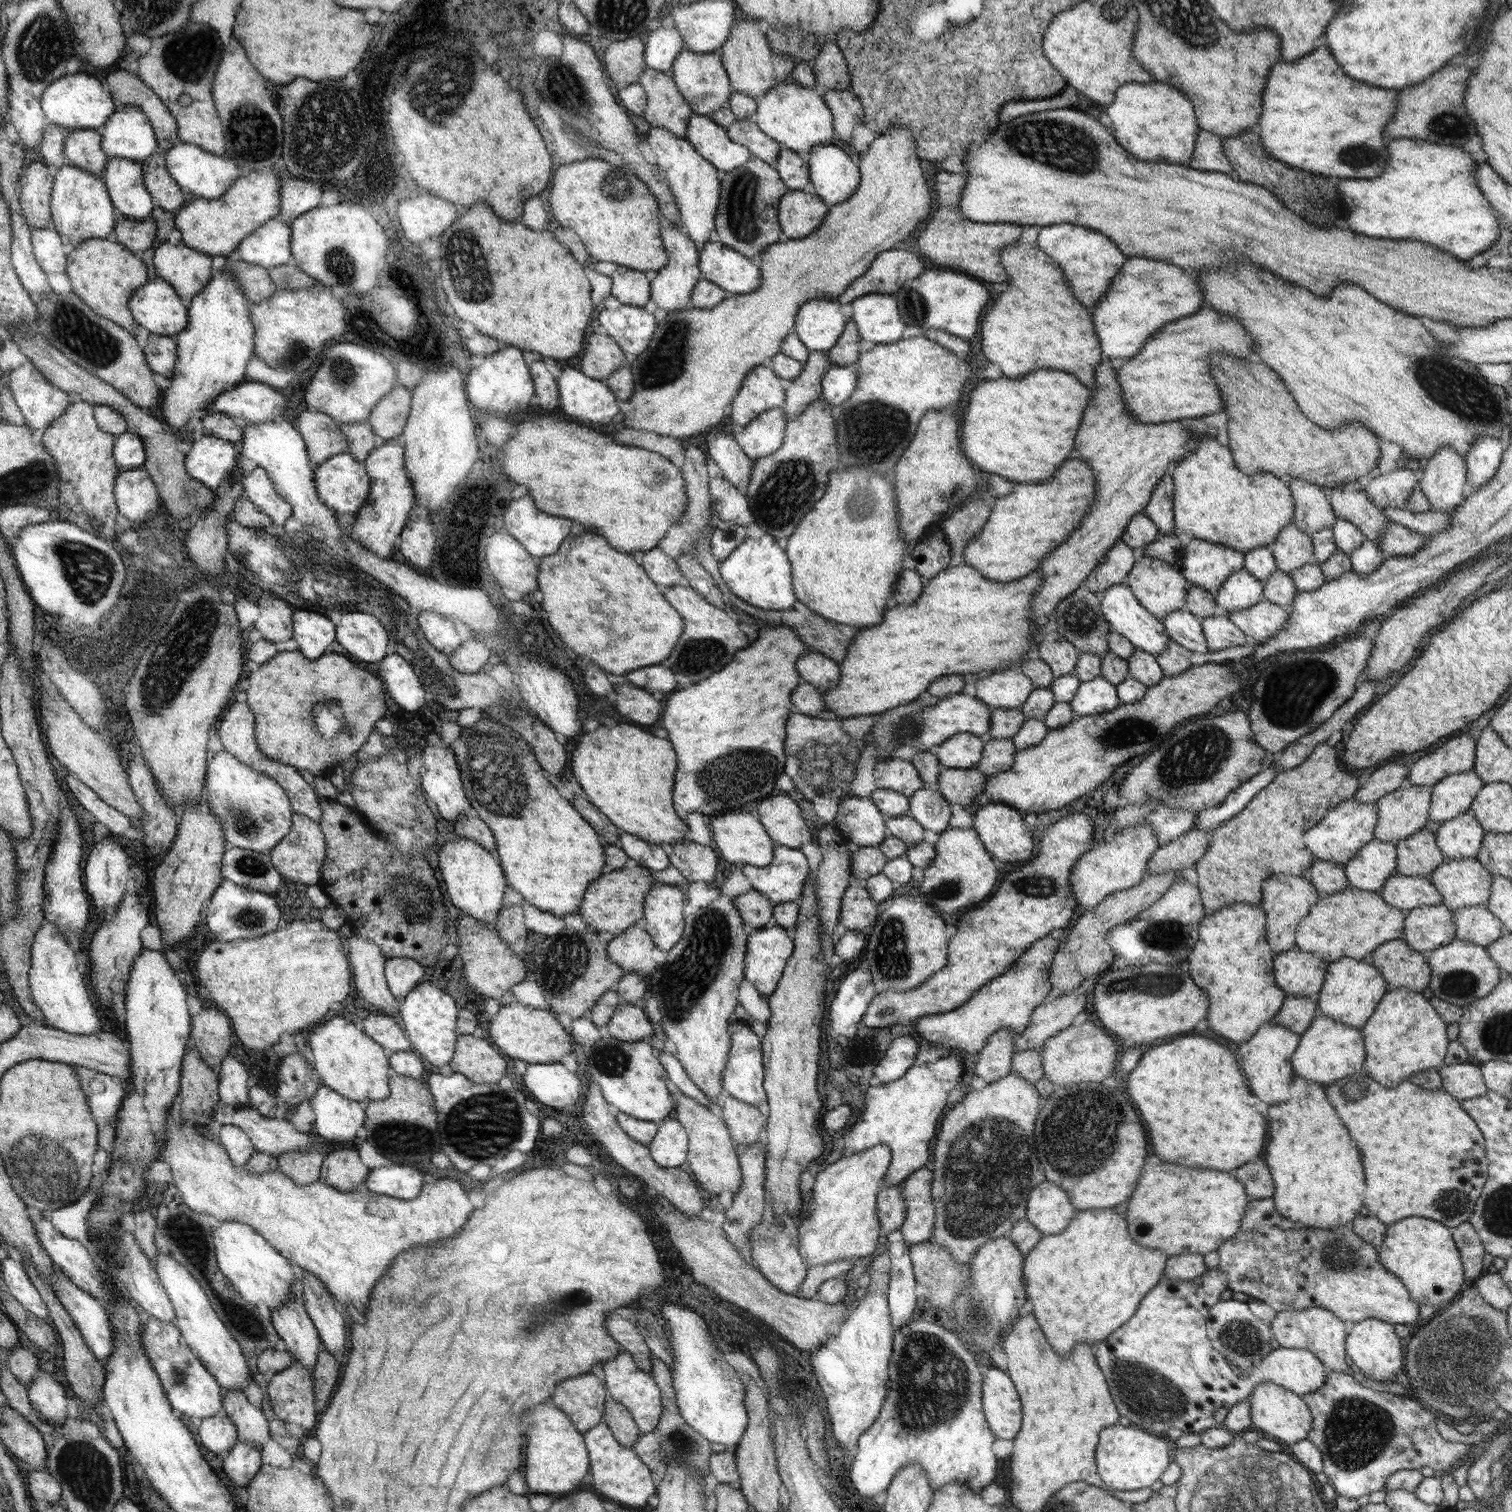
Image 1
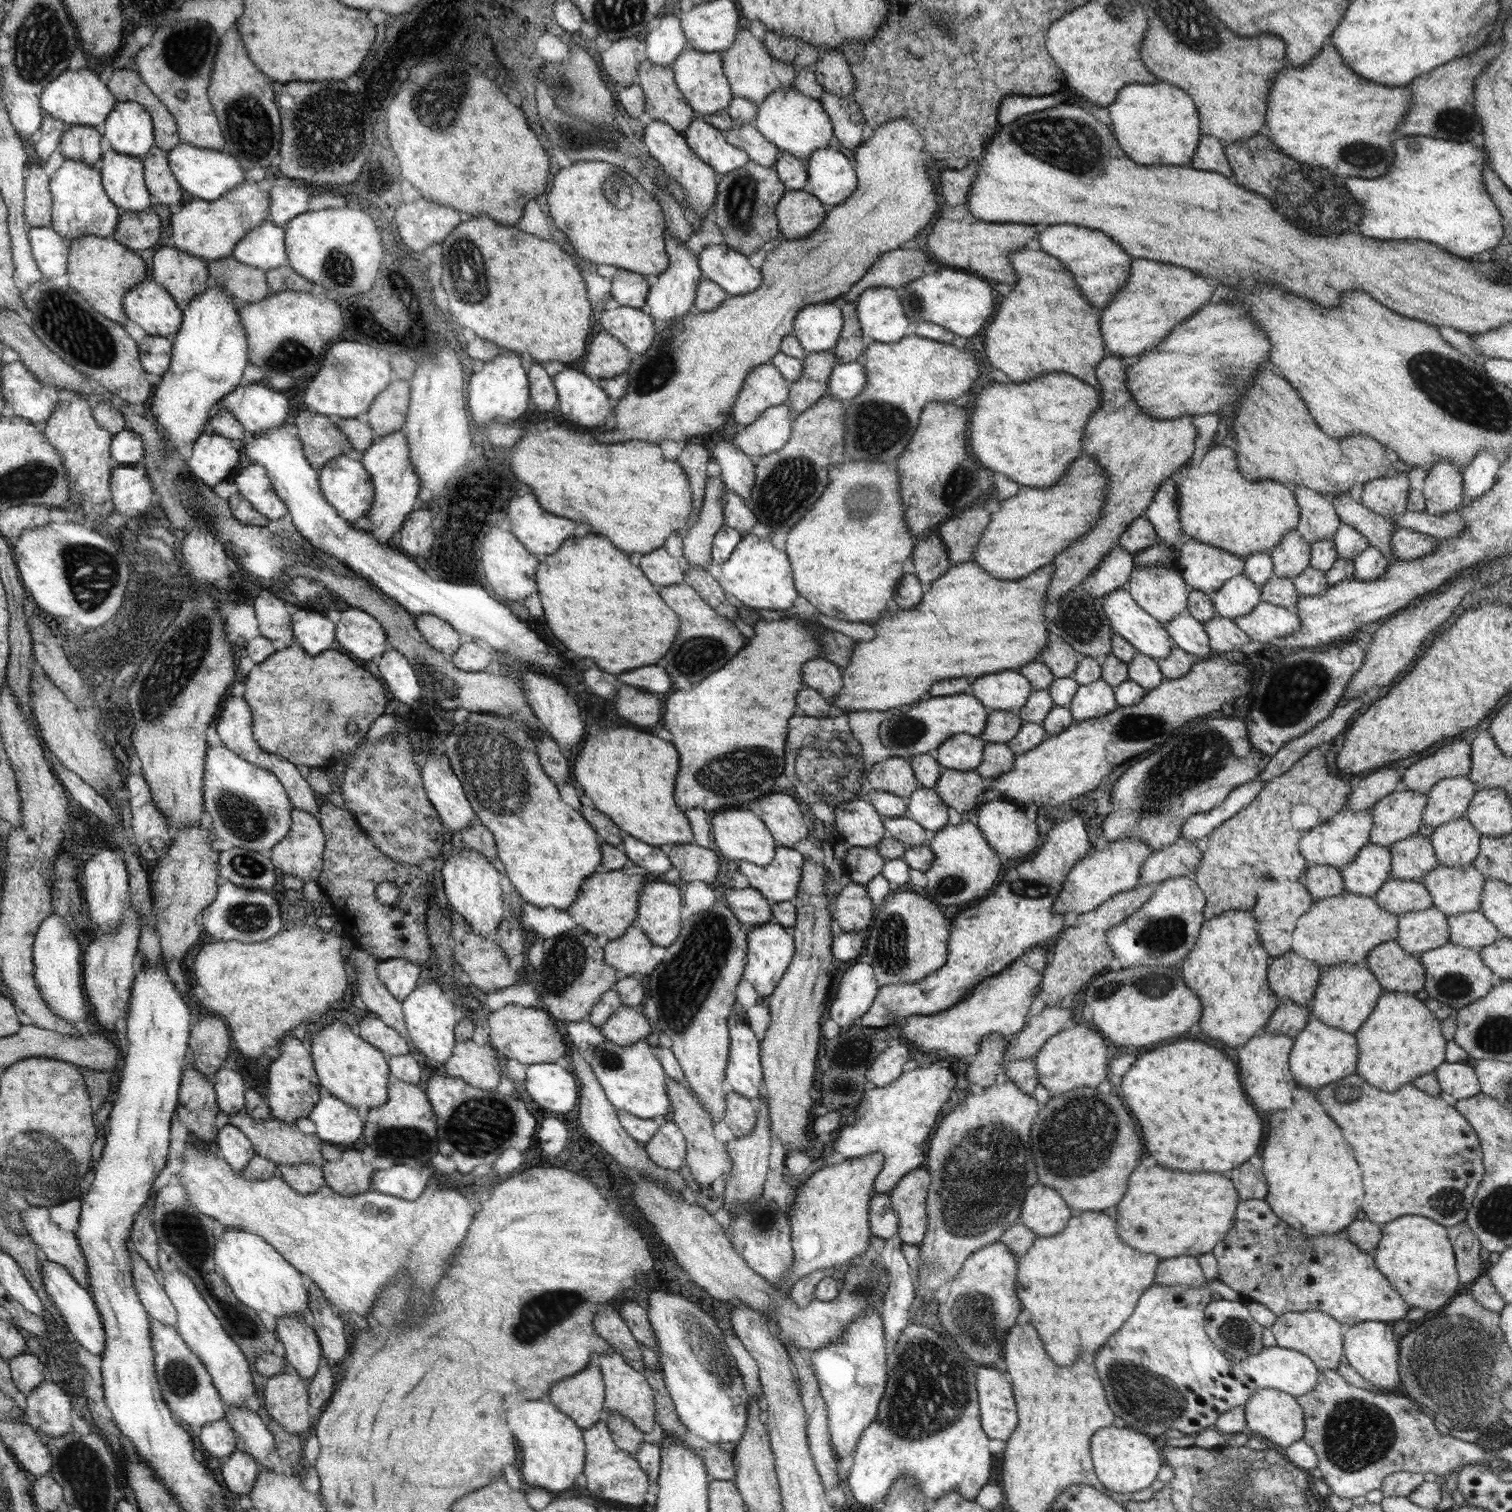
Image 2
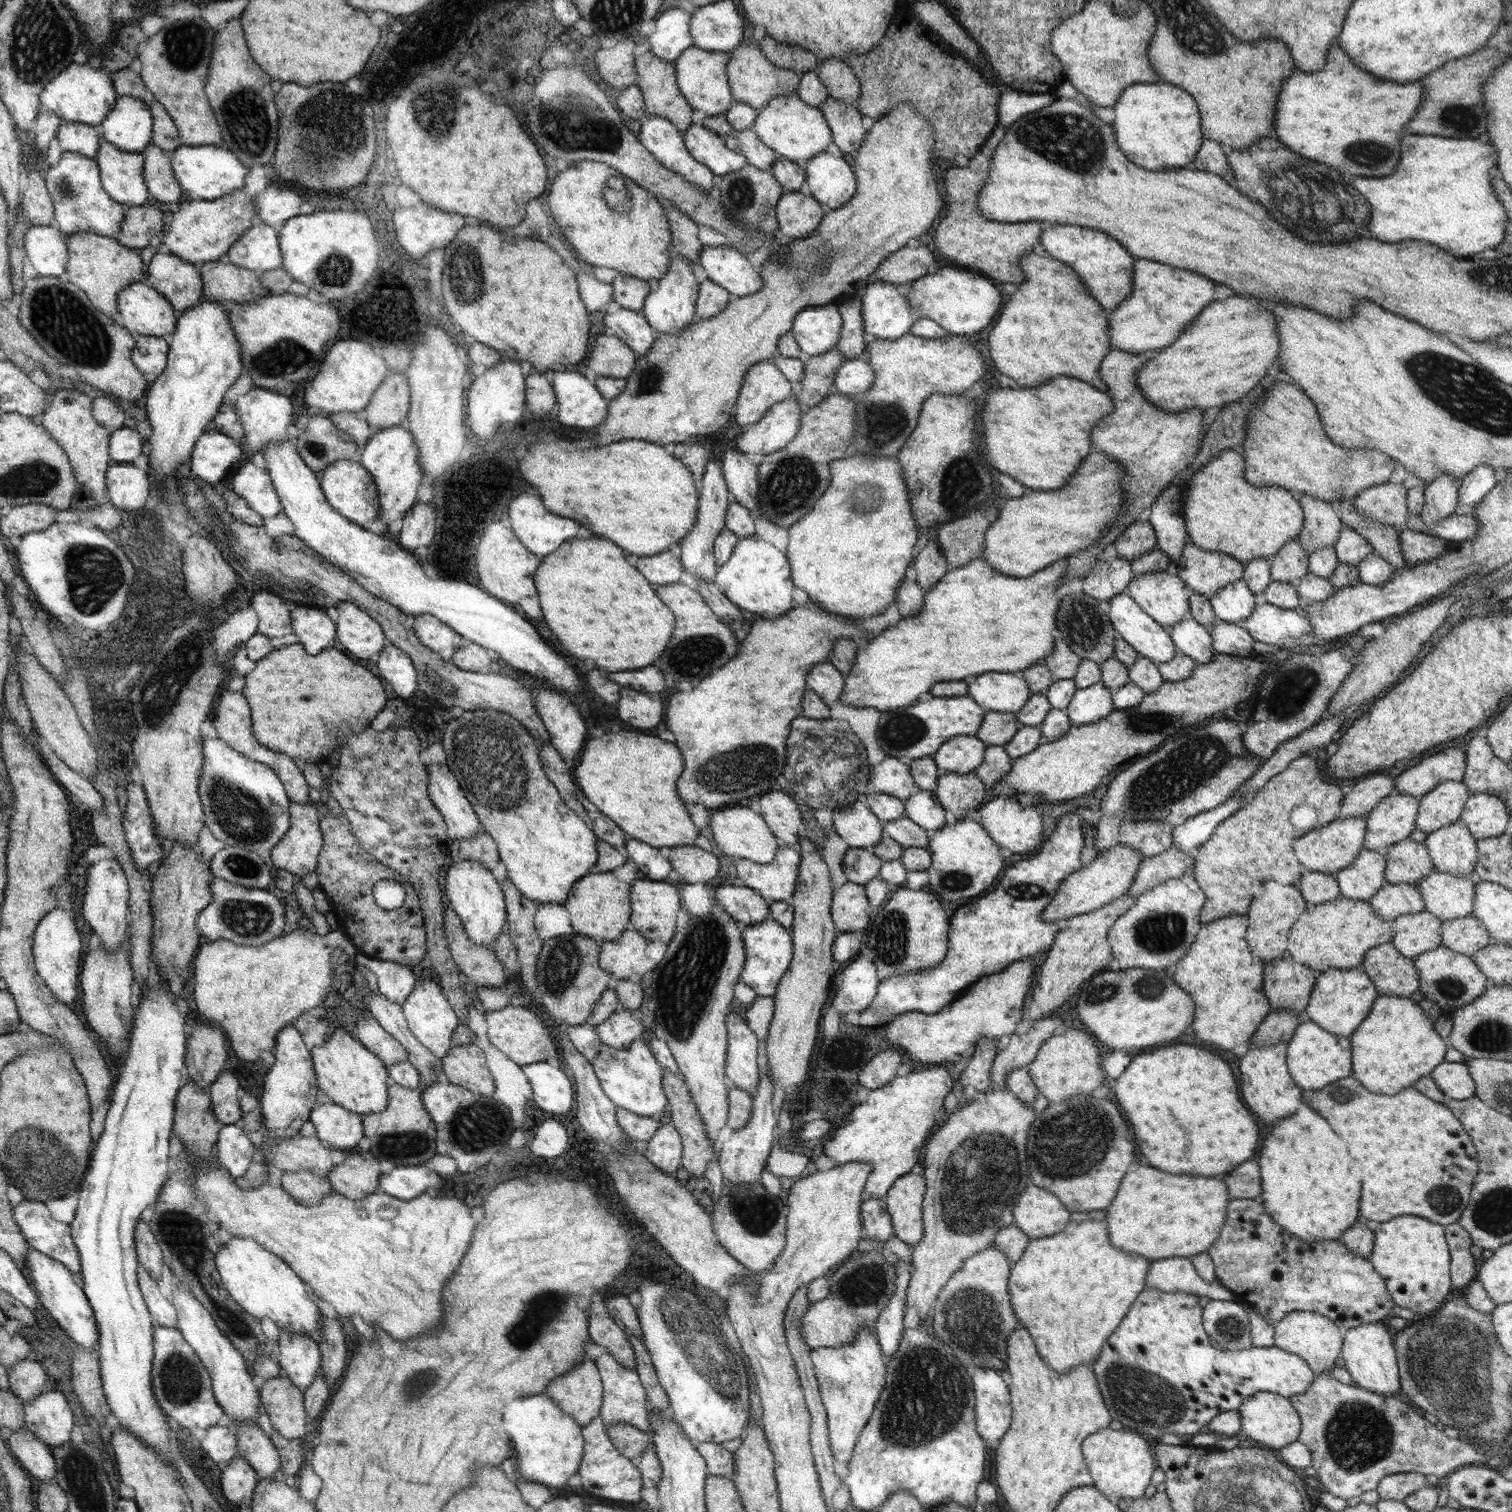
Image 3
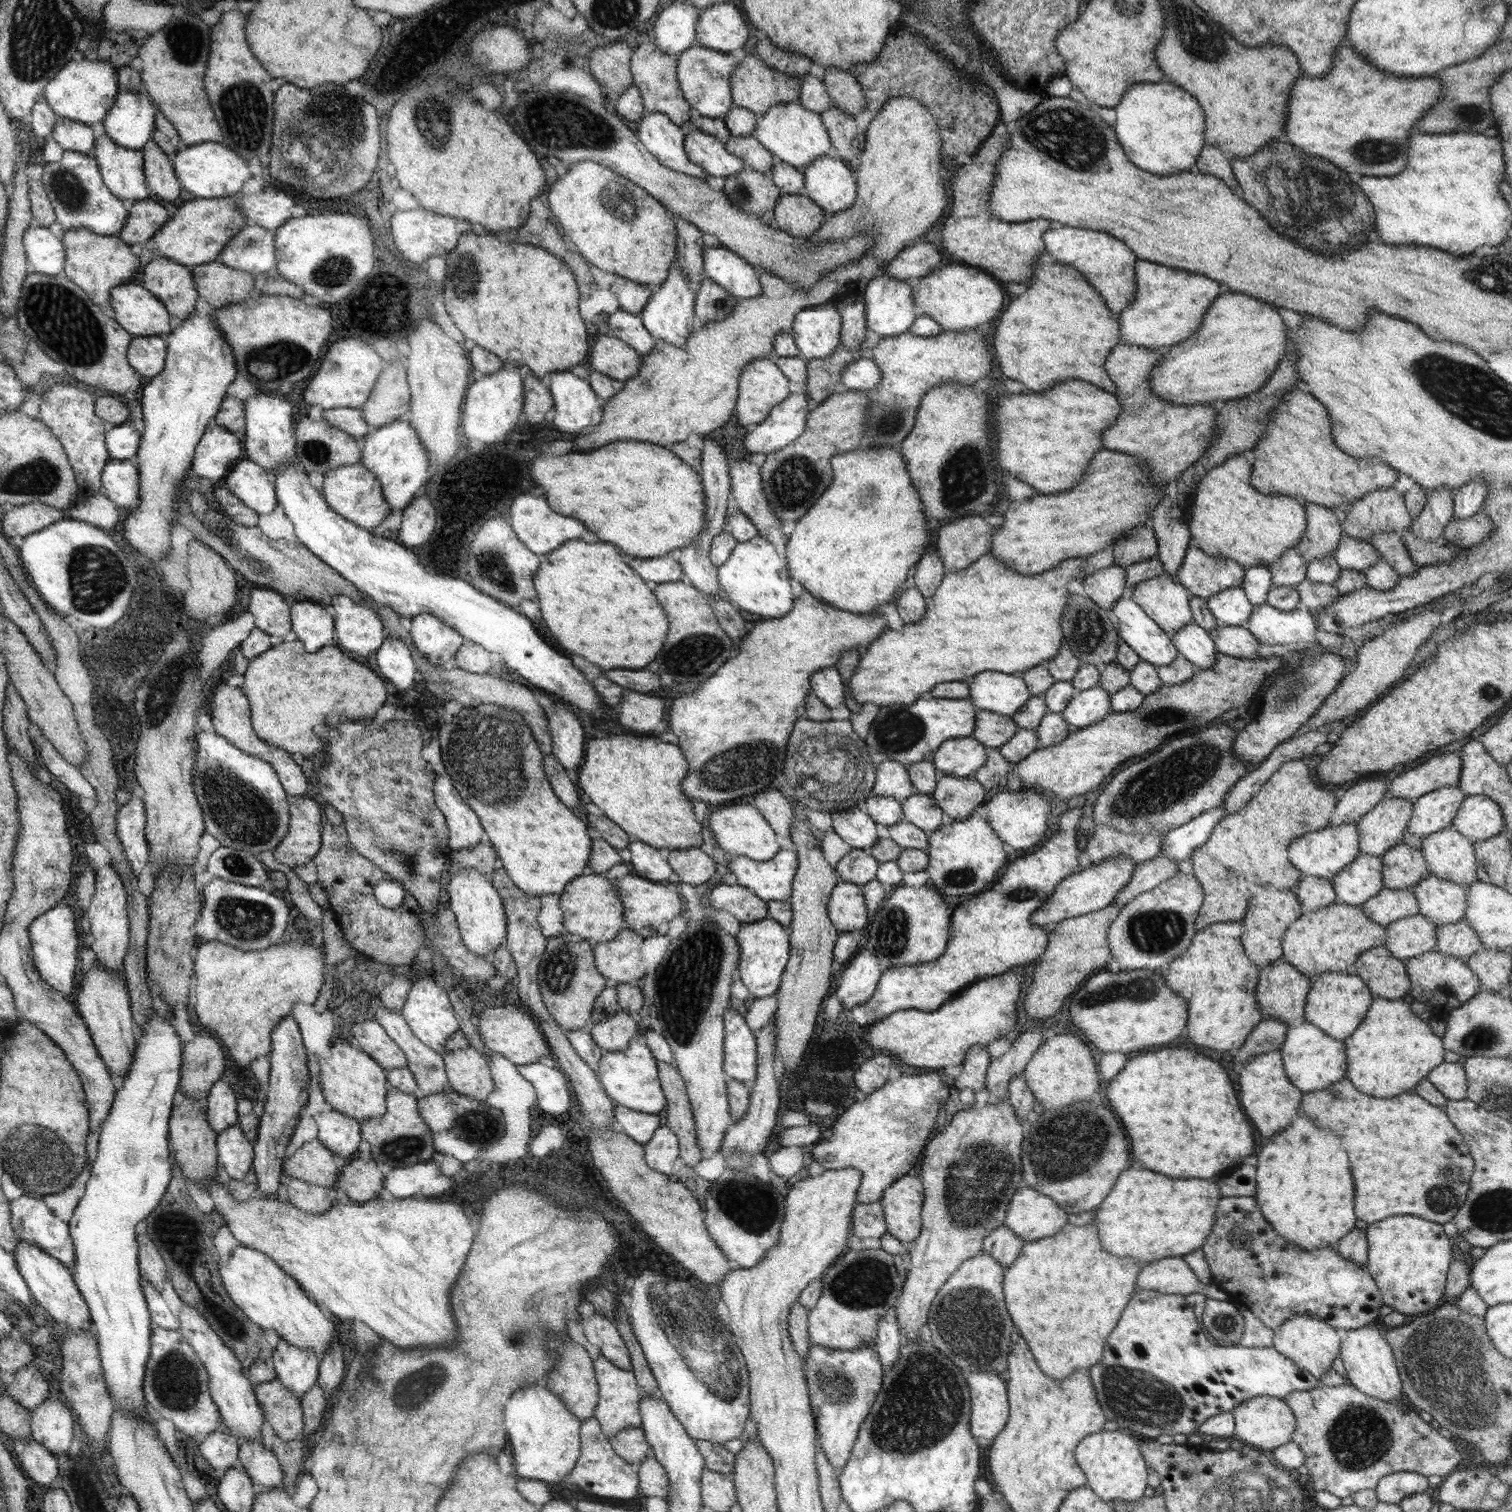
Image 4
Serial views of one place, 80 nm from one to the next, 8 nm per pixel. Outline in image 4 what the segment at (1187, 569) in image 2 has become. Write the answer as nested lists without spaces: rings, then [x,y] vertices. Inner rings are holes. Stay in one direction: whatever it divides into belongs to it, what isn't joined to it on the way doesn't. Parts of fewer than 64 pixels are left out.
[[[1189,546],[1177,570],[1176,581],[1192,595],[1207,599],[1224,590],[1240,587],[1245,569],[1231,558],[1212,556]]]

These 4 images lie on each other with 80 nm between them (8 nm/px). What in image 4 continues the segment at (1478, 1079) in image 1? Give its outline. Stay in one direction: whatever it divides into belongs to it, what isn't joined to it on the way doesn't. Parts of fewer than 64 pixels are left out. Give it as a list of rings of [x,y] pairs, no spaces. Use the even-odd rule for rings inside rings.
[[[1442,1062],[1428,1073],[1427,1079],[1449,1100],[1466,1099],[1467,1078],[1461,1062]]]

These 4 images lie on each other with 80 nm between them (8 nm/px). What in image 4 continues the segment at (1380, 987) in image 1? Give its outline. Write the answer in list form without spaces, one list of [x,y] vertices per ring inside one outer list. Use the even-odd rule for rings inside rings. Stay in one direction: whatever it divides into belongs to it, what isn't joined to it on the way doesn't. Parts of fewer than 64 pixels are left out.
[[[1347,970],[1344,974],[1341,972],[1326,972],[1312,978],[1312,988],[1310,988],[1310,992],[1308,992],[1304,1005],[1305,1020],[1317,1026],[1320,1030],[1323,1030],[1328,1036],[1343,1041],[1360,1026],[1373,1000],[1374,997],[1372,997],[1372,993],[1370,993],[1364,981],[1355,971]]]

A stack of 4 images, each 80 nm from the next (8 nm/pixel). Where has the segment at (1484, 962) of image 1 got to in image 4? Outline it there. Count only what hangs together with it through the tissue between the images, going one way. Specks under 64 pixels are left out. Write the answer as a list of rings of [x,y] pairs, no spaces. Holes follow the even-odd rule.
[[[1436,949],[1406,960],[1405,967],[1409,981],[1412,983],[1410,996],[1413,996],[1418,1002],[1428,1003],[1432,1007],[1440,1006],[1446,1012],[1450,1012],[1452,1008],[1458,1008],[1482,991],[1482,983],[1468,968],[1466,960],[1446,957]]]

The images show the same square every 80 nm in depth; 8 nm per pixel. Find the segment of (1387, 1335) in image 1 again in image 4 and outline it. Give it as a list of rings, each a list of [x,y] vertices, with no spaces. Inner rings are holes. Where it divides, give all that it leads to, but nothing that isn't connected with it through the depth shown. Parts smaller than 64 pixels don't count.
[[[1372,1326],[1348,1331],[1348,1337],[1341,1342],[1339,1357],[1342,1358],[1346,1368],[1346,1378],[1350,1380],[1350,1384],[1354,1388],[1380,1401],[1401,1400],[1404,1399],[1404,1394],[1400,1373],[1392,1349],[1382,1332],[1382,1330]]]

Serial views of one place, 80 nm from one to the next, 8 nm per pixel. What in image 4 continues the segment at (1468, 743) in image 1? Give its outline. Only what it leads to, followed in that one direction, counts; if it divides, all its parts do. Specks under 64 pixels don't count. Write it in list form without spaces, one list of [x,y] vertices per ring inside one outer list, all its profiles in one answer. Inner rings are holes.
[[[1456,751],[1434,756],[1422,765],[1392,779],[1383,798],[1414,801],[1443,786],[1457,786],[1462,770],[1461,762],[1461,755]]]

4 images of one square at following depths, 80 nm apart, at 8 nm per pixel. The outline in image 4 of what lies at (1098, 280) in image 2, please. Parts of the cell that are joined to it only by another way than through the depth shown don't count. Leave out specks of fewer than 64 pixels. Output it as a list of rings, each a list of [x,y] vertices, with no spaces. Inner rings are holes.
[[[1064,226],[1060,230],[1050,230],[1043,234],[1046,252],[1052,254],[1058,262],[1070,264],[1076,270],[1080,270],[1087,278],[1087,281],[1094,286],[1108,308],[1116,314],[1124,310],[1133,301],[1137,286],[1136,276],[1134,276],[1134,262],[1138,260],[1132,250],[1118,238],[1110,234],[1102,234],[1096,230],[1080,230],[1080,228],[1070,228]]]

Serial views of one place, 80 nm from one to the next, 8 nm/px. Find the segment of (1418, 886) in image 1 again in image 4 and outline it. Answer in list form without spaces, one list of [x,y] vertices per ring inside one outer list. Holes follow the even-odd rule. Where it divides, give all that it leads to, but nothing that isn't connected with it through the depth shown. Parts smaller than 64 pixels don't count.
[[[1384,887],[1361,907],[1368,918],[1384,927],[1400,918],[1419,914],[1418,901],[1410,888],[1390,890]]]

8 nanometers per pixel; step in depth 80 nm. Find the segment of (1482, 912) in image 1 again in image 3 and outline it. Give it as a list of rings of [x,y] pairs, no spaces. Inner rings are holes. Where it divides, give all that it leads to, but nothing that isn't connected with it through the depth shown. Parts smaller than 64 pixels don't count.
[[[1473,913],[1464,918],[1442,921],[1440,939],[1442,947],[1468,957],[1492,944],[1486,927],[1482,927],[1482,923],[1473,916]]]

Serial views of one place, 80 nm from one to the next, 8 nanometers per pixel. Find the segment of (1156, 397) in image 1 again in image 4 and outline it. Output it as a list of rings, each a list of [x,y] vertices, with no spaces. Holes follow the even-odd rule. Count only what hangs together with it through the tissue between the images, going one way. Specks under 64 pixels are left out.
[[[1230,292],[1213,300],[1196,334],[1172,345],[1152,369],[1151,389],[1165,401],[1191,405],[1241,399],[1260,390],[1288,350],[1282,316],[1270,303]]]

